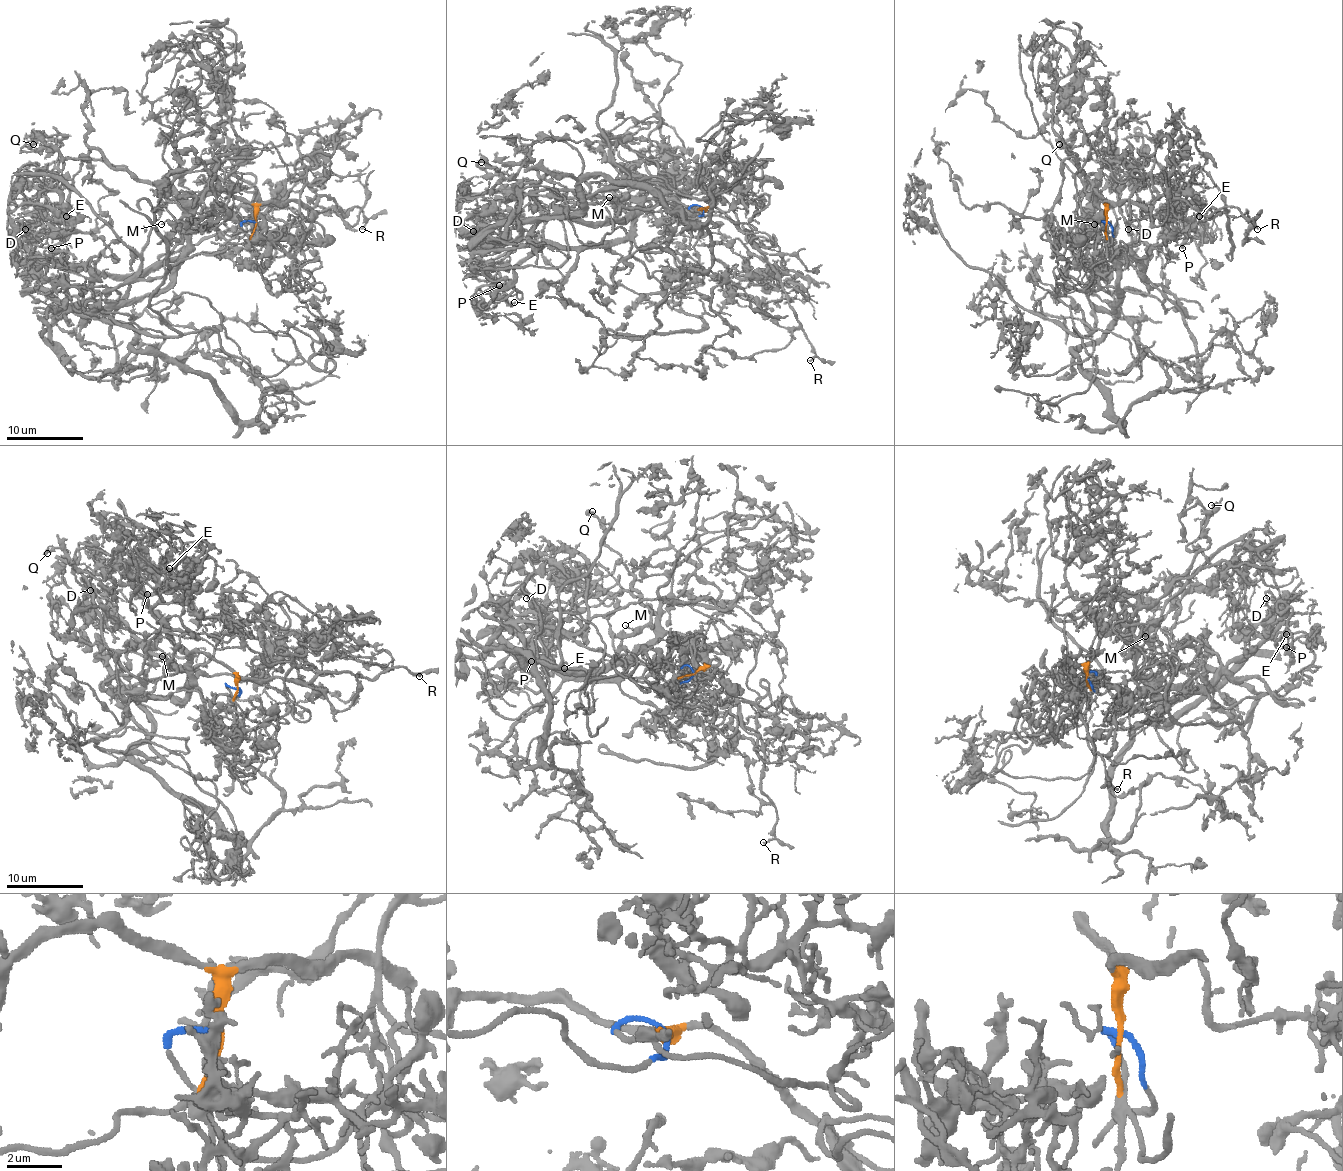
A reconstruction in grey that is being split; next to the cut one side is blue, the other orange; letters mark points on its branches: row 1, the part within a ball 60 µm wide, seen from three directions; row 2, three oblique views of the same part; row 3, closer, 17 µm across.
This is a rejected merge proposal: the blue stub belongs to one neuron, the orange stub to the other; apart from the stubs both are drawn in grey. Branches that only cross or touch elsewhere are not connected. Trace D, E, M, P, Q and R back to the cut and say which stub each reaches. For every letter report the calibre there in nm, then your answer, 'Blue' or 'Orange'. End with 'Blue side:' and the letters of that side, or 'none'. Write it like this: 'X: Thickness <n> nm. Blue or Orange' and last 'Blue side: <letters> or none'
D: Thickness 170 nm. Blue
E: Thickness 140 nm. Blue
M: Thickness 130 nm. Orange
P: Thickness 200 nm. Blue
Q: Thickness 220 nm. Orange
R: Thickness 170 nm. Orange
Blue side: D, E, P

